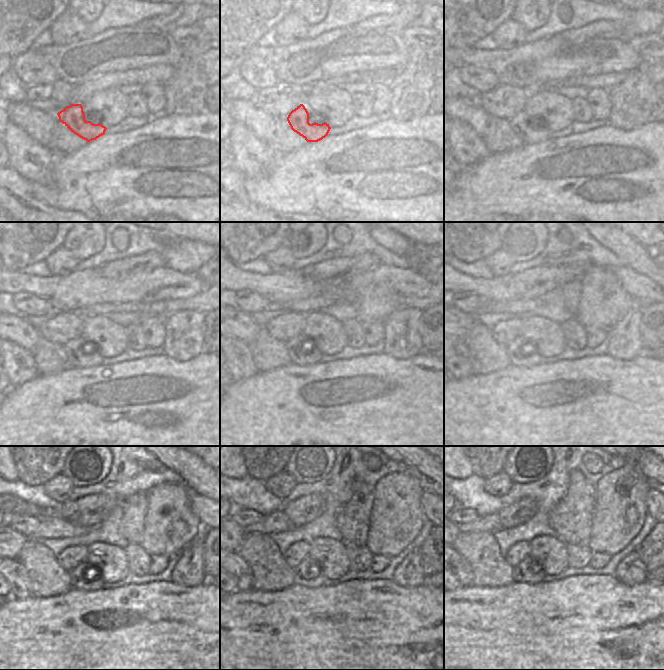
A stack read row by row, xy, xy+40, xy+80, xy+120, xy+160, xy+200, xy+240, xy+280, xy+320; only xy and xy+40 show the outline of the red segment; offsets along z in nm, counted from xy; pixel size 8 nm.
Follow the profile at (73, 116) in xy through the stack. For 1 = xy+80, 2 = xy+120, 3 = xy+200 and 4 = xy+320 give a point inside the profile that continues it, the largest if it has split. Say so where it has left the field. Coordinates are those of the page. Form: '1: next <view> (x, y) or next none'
1: next xy+80 (521, 123)
2: next xy+120 (77, 358)
3: next xy+200 (518, 358)
4: next xy+320 (533, 574)

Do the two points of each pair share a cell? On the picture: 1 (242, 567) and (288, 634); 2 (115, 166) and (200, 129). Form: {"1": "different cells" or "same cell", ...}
{"1": "different cells", "2": "same cell"}

